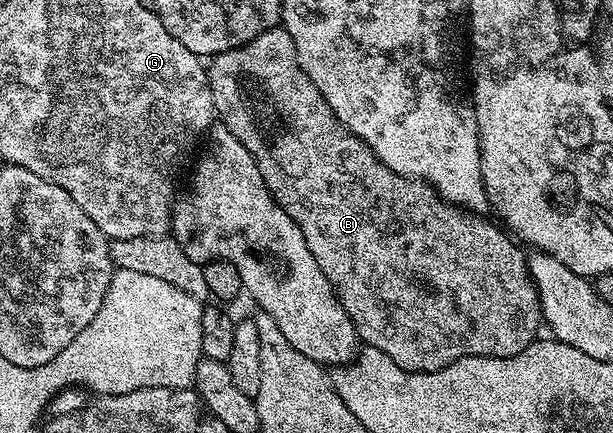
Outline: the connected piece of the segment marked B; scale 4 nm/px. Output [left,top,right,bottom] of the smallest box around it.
[206,27,542,371]

